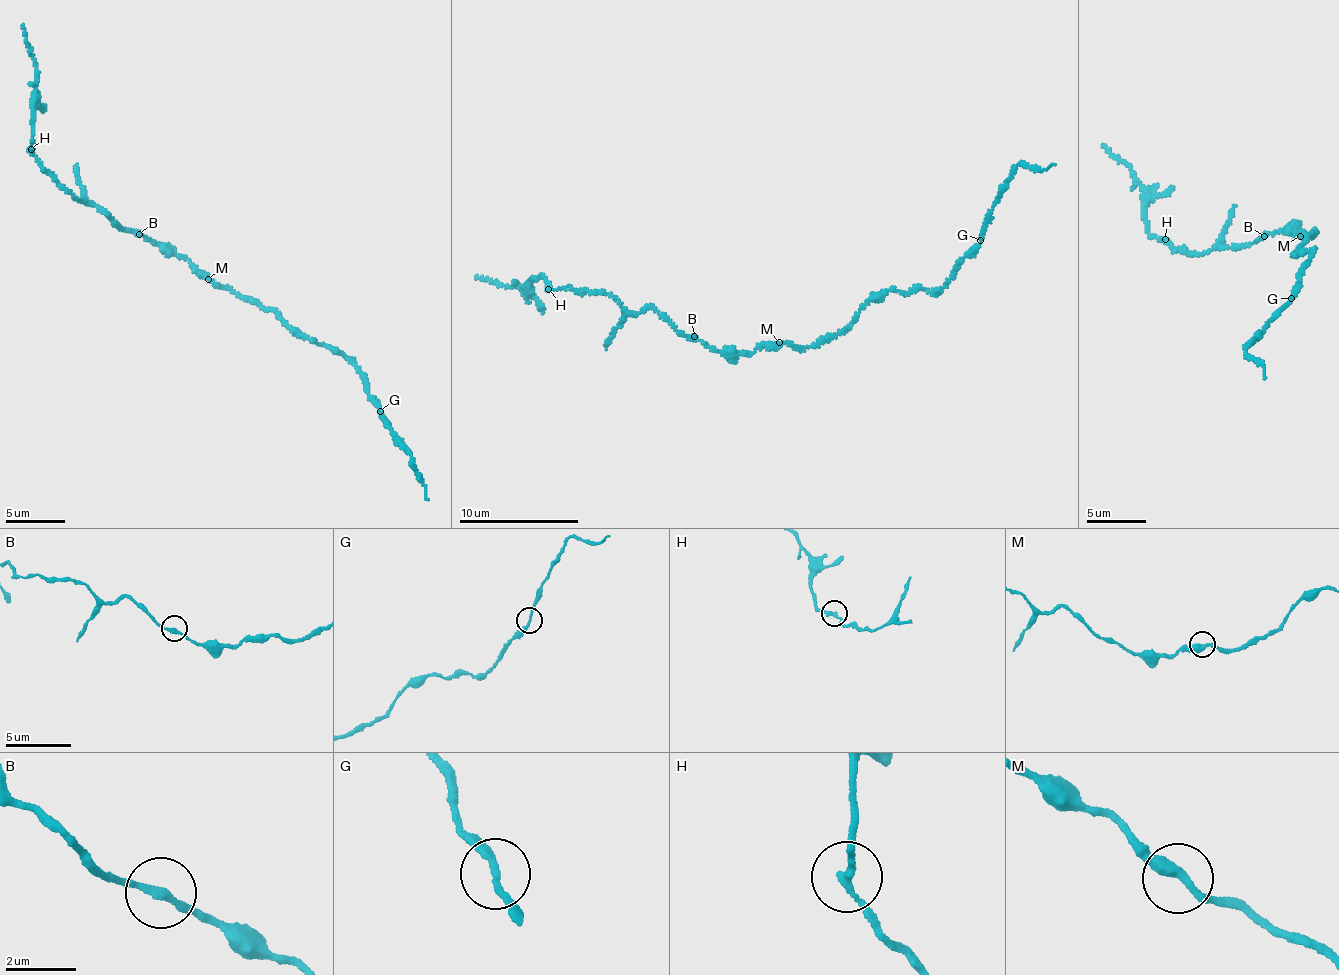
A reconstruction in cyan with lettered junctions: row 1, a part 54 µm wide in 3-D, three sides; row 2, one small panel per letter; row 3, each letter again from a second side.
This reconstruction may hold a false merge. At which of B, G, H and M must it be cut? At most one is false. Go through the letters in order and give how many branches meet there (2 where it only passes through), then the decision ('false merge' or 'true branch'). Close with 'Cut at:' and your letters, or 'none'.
B: 2 branches meet; true branch
G: 2 branches meet; true branch
H: 2 branches meet; false merge
M: 2 branches meet; true branch
Cut at: H

